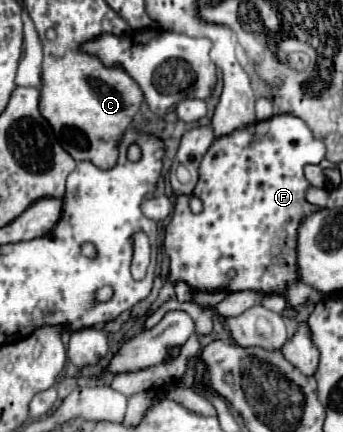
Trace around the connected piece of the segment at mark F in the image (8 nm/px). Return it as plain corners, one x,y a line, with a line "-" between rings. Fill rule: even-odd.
281,113
281,115
273,115
269,119
263,119
263,121
255,121
253,125
247,125
243,129
235,129
233,133
225,135
225,137
217,137
213,141
213,145
209,147
209,151
205,153
201,165
199,165
199,181
193,189
191,195
199,197
203,201
203,211
201,213
193,213
189,209
189,197
191,195
175,195
173,199
173,215
171,215
171,221
169,225
165,227
165,251
171,259
171,267
169,267
169,281
171,283
187,283
189,289
195,293
195,291
229,291
229,293
235,293
235,291
257,291
257,293
265,293
265,295
281,295
285,297
285,289
289,283
297,283
299,281
299,267
297,267
297,231
299,231
299,225
305,217
309,217
311,213
319,211
321,207
317,205
311,205
307,199
305,199
305,191
311,187
311,183
305,179
305,165
311,163
311,165
319,165
321,161
325,159
325,145
321,139
317,139
311,129
307,127
307,123
297,117
297,115
291,115
291,113
-
229,271
235,271
235,277
229,277

